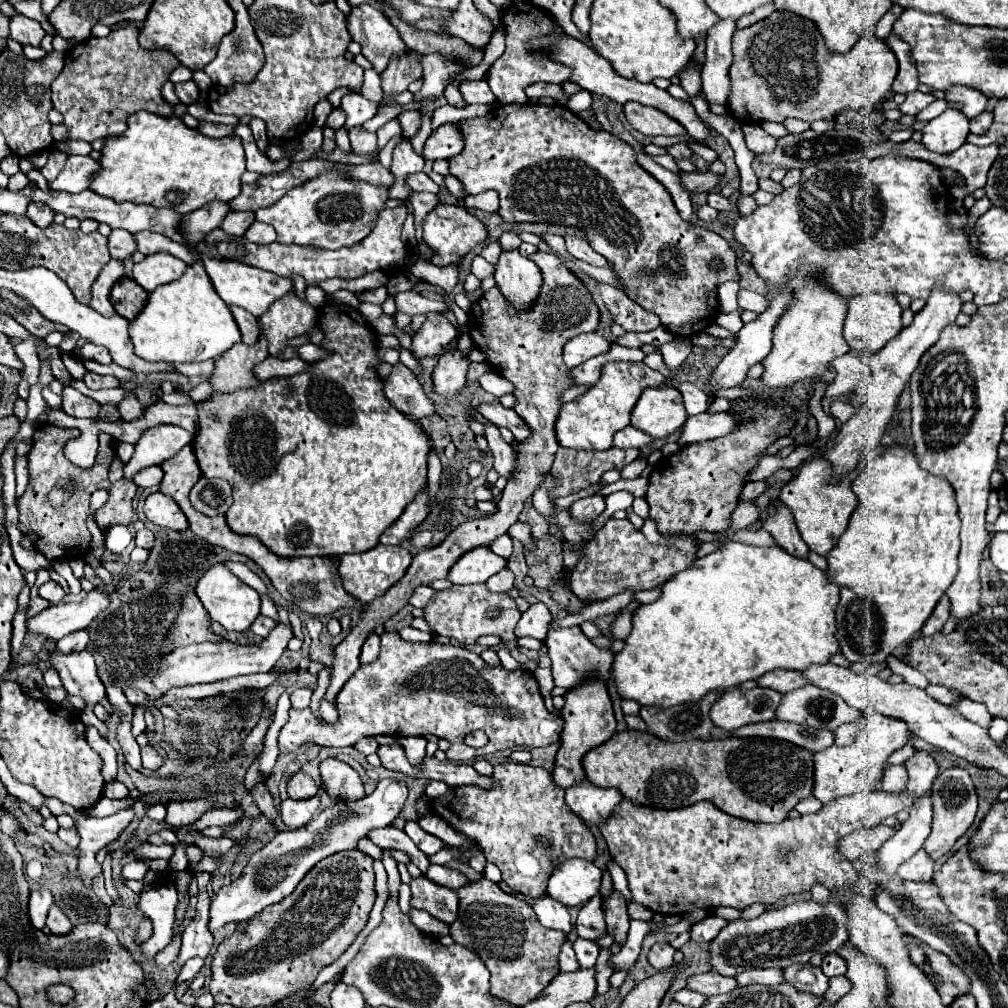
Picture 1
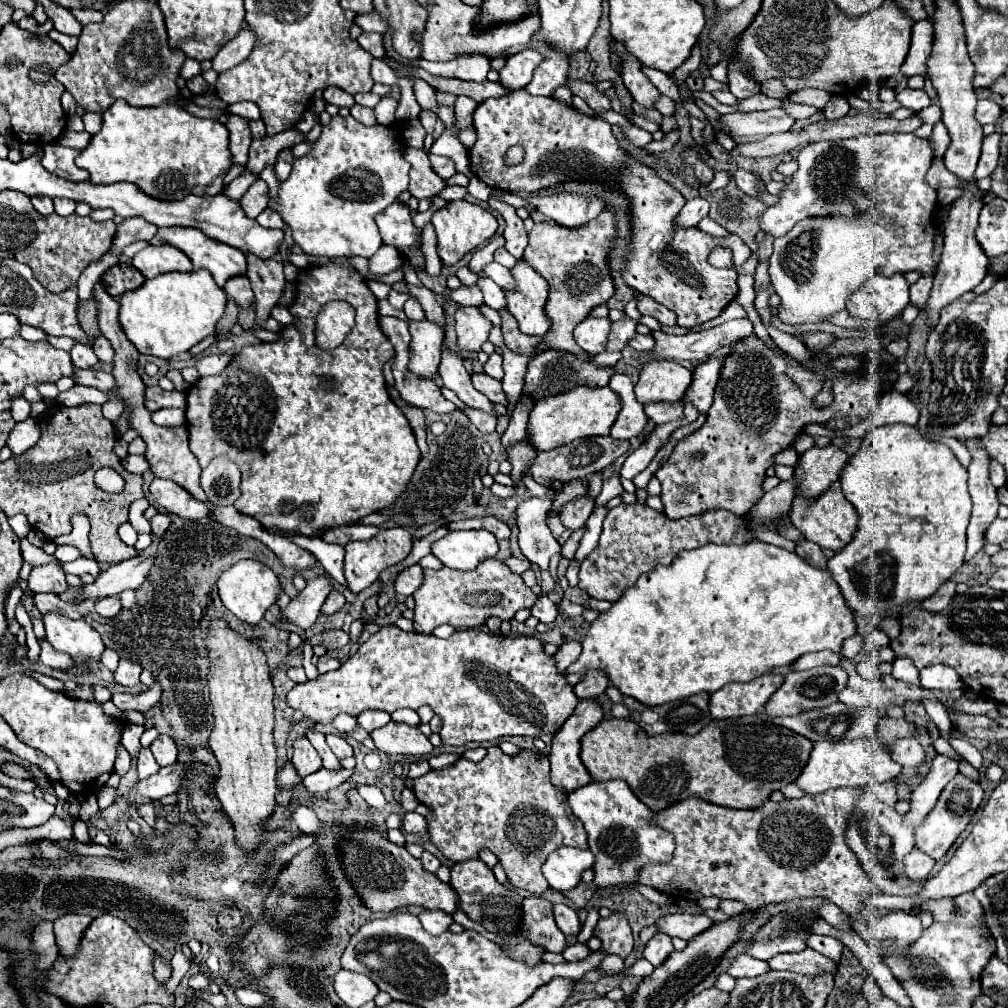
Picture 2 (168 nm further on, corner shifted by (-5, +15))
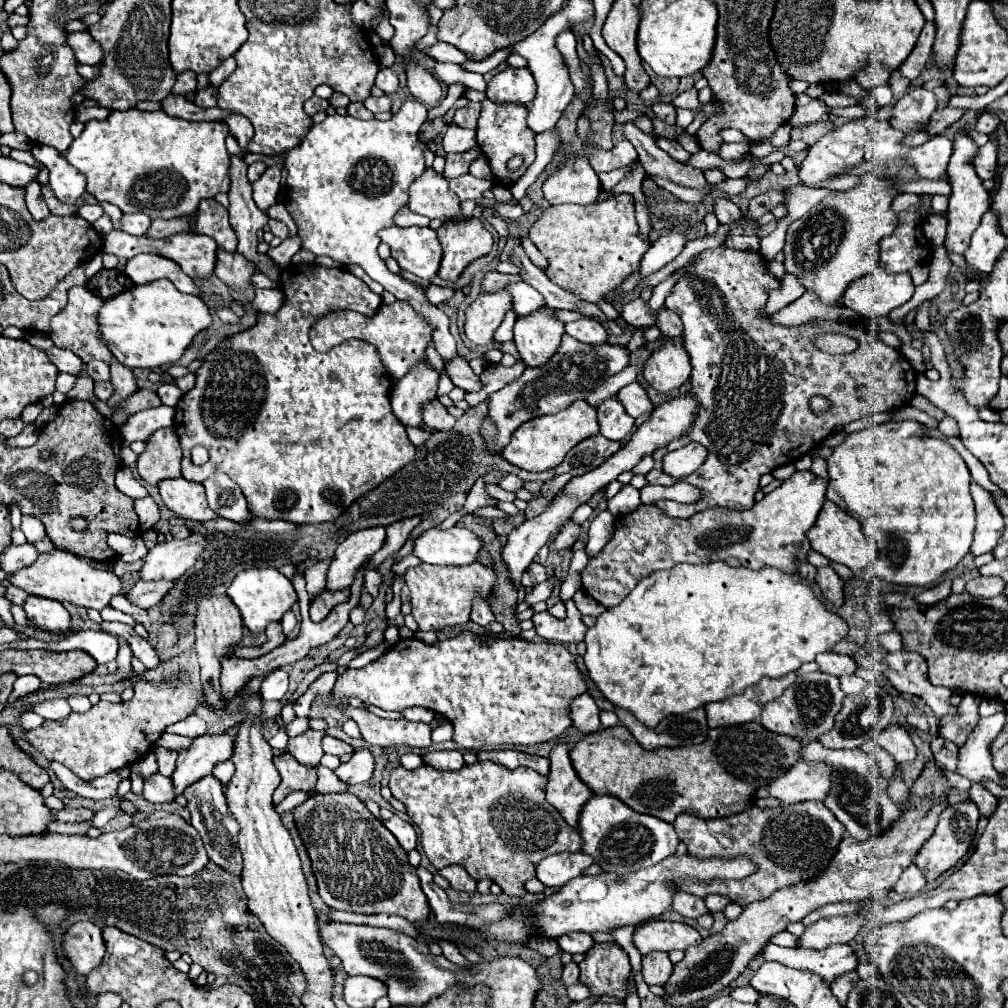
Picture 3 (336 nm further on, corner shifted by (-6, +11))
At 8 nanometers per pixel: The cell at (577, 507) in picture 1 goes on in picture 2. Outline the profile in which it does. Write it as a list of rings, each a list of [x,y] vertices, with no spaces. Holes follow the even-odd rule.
[[[587,495],[585,497],[579,497],[579,501],[571,501],[571,505],[565,505],[563,507],[563,513],[559,515],[561,517],[561,523],[567,529],[575,531],[575,529],[579,529],[579,527],[585,525],[585,521],[589,519],[593,507],[595,507],[595,501],[593,499],[589,499]]]

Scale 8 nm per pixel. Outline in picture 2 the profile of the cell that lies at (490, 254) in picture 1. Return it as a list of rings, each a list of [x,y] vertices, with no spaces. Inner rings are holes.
[[[497,249],[495,251],[495,261],[499,263],[499,265],[503,265],[503,267],[507,267],[507,269],[511,269],[515,263],[517,263],[517,259],[507,251],[507,249]]]

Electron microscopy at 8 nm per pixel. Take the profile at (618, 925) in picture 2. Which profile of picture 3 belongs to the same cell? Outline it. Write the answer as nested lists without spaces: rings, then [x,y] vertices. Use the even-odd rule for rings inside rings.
[[[594,943],[580,963],[580,981],[590,985],[592,995],[626,997],[630,961],[616,943]]]

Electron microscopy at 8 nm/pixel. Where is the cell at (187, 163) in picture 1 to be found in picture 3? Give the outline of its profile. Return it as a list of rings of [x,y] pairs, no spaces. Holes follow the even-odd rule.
[[[110,111],[104,121],[88,121],[82,135],[74,139],[68,151],[64,151],[66,161],[86,175],[86,191],[98,201],[108,201],[122,209],[122,213],[142,211],[154,217],[182,217],[192,215],[198,209],[200,199],[210,199],[220,191],[230,189],[228,179],[228,151],[224,145],[228,125],[222,121],[184,121],[178,117],[168,117],[164,111]]]

